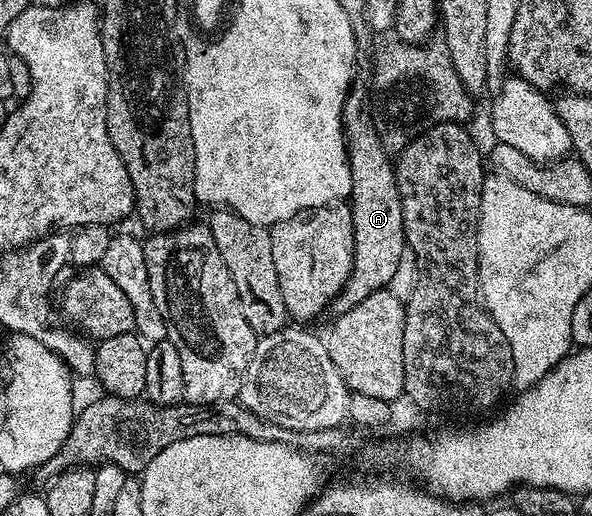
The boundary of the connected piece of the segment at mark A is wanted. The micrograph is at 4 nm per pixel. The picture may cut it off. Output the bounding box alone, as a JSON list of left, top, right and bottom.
[329,89,405,316]

